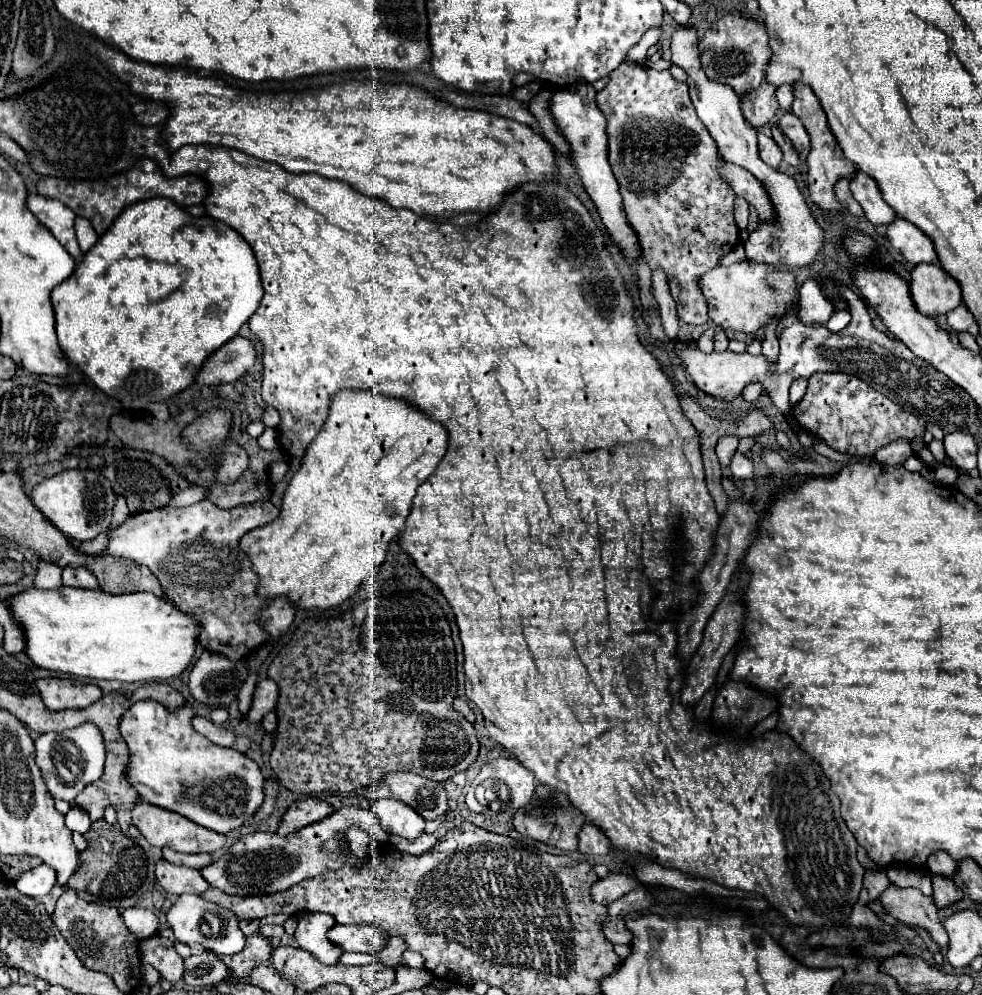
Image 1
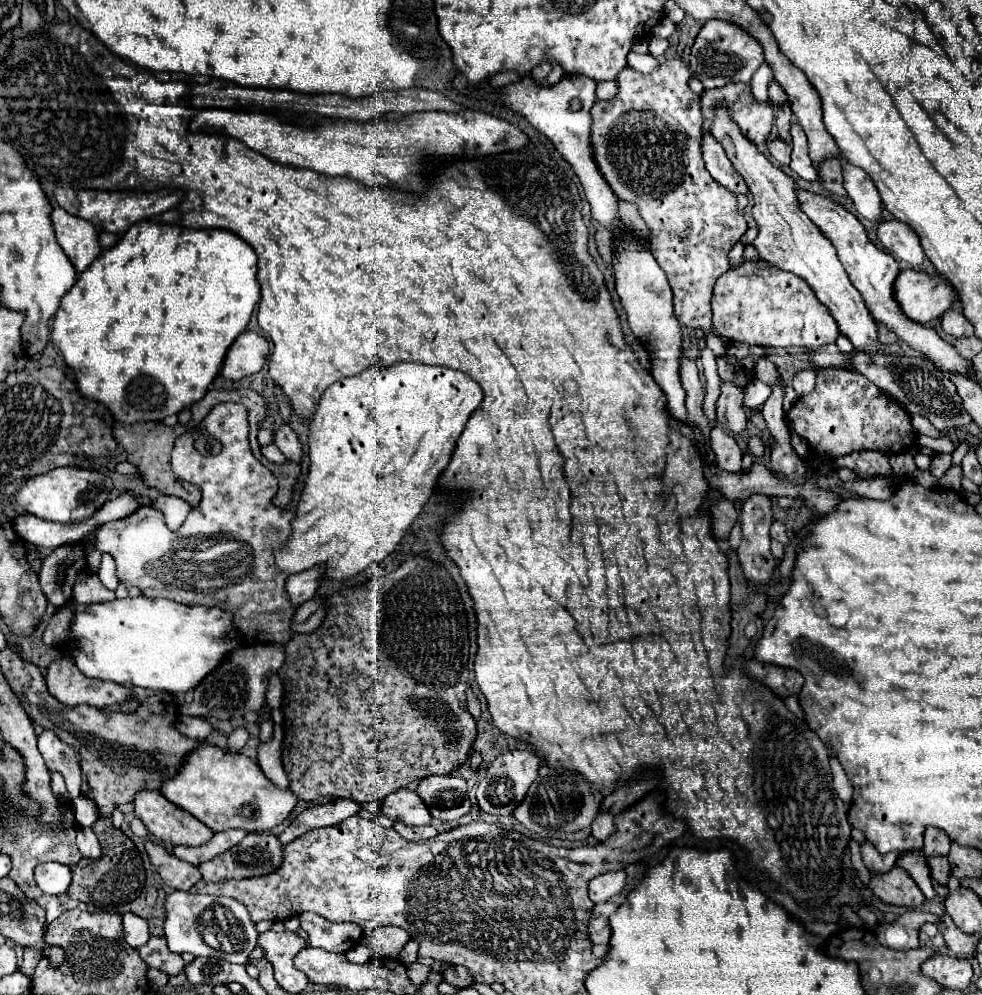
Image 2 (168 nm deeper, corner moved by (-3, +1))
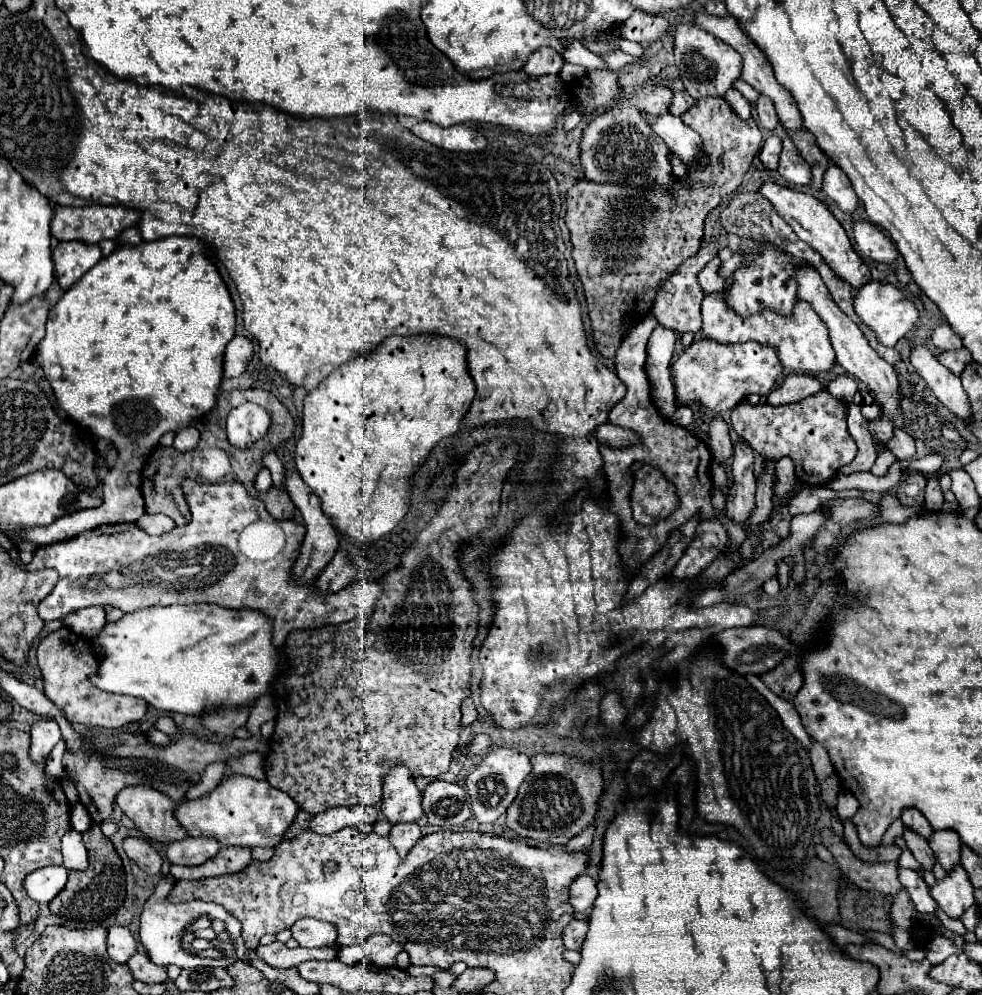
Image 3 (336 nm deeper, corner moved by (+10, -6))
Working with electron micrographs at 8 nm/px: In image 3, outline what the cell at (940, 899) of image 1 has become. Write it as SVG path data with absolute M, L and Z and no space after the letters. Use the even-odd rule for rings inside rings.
M904 827L904 841L906 841L908 849L912 851L912 855L914 855L926 869L932 869L932 865L934 865L934 853L930 851L928 841L926 841L922 835L918 835L916 831L908 829L908 827Z

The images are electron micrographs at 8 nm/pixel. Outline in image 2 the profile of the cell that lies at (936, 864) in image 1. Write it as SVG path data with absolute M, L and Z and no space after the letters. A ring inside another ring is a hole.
M927 828L925 830L925 846L923 846L923 854L927 858L931 856L947 856L951 848L951 840L945 832L937 830L937 828Z

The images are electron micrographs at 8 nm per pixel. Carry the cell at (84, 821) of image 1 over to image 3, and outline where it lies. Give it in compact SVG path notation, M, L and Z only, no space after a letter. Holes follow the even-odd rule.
M80 803L72 805L72 819L70 819L70 821L72 821L72 827L74 827L76 831L80 831L80 833L84 833L84 831L90 827L90 823L92 823L88 811L86 811Z

